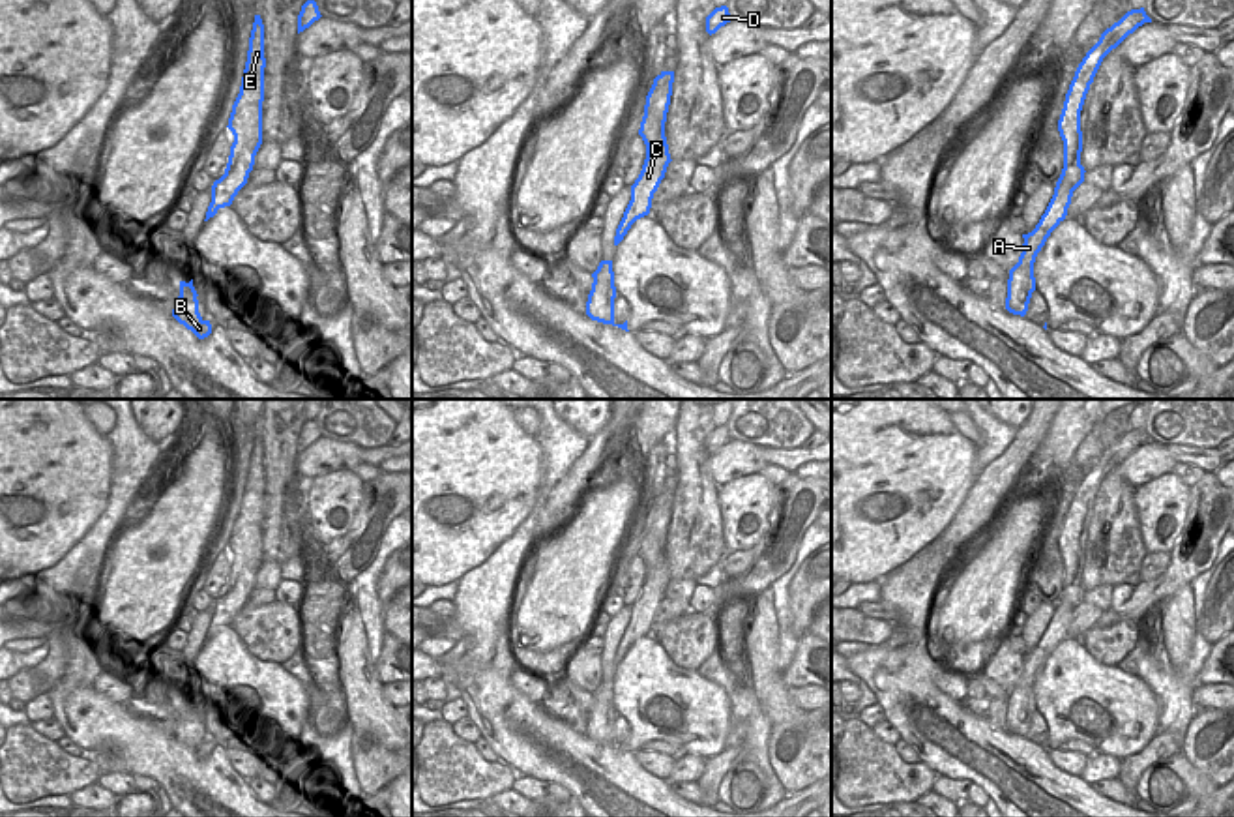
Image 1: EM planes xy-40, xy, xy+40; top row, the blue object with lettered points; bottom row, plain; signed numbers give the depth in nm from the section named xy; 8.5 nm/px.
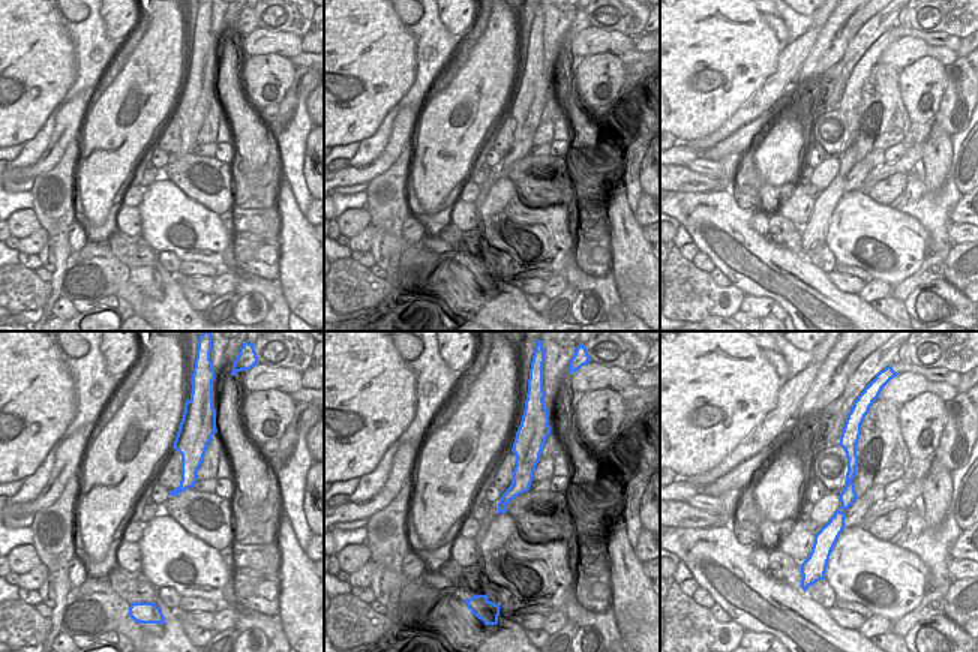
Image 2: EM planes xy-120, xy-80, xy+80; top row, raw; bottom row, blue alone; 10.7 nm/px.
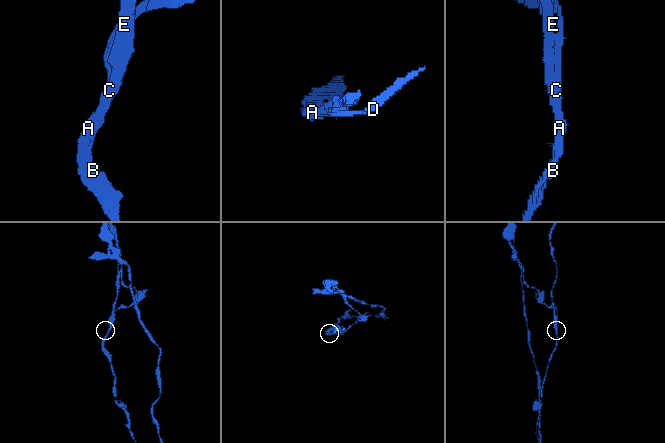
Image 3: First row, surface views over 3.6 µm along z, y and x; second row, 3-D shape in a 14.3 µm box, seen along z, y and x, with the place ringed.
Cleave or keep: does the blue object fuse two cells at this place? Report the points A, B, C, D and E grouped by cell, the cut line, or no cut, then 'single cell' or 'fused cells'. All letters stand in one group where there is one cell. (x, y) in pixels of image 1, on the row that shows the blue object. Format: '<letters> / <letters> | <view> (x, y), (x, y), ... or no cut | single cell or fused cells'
A B C E / D | xy (658, 77), (654, 117), (660, 135), (646, 148) | fused cells

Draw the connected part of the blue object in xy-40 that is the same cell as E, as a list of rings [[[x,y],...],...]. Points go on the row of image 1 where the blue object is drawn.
[[[255,15],[247,62],[236,97],[238,103],[232,107],[232,118],[228,120],[234,142],[230,146],[225,174],[212,186],[212,202],[204,221],[213,217],[219,208],[232,204],[253,171],[255,156],[262,144],[264,67],[264,24],[260,15]]]

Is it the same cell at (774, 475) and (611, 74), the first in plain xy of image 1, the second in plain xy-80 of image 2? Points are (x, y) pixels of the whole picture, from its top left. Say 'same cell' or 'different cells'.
different cells

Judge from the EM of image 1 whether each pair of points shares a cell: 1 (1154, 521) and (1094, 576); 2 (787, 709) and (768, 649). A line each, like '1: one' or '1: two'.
1: two
2: one

